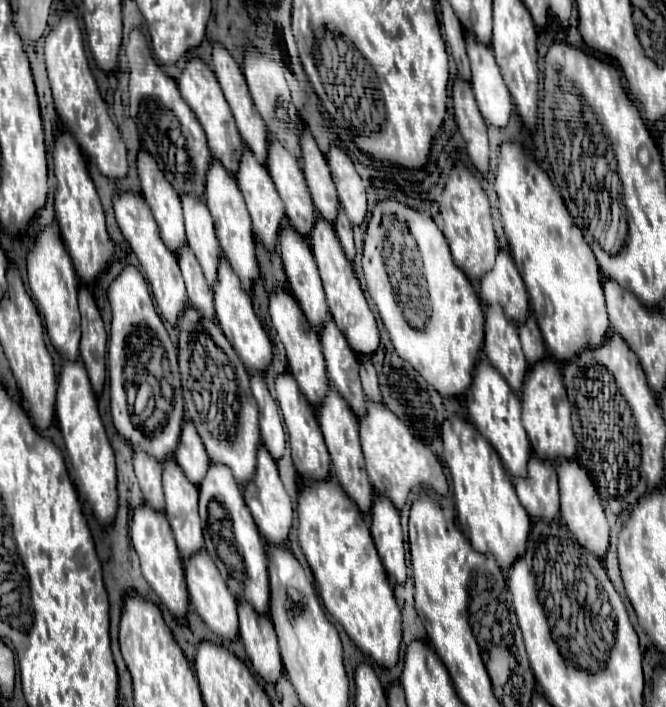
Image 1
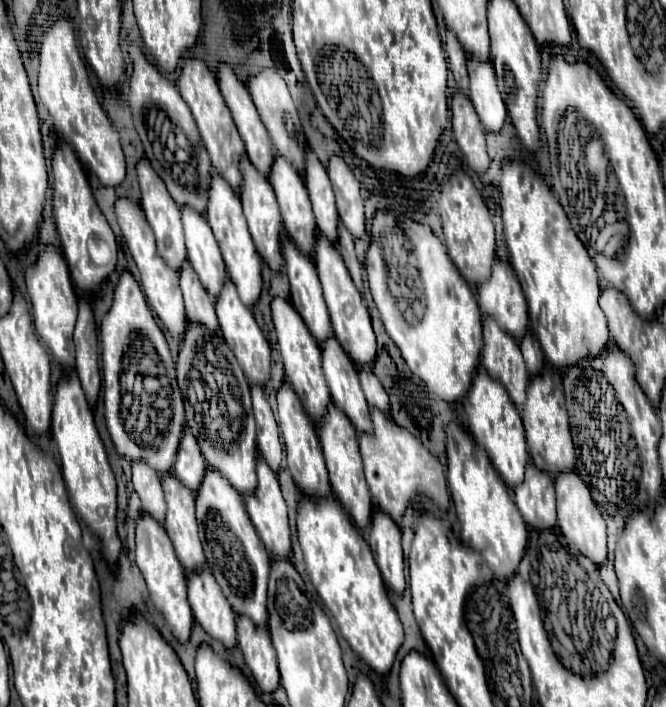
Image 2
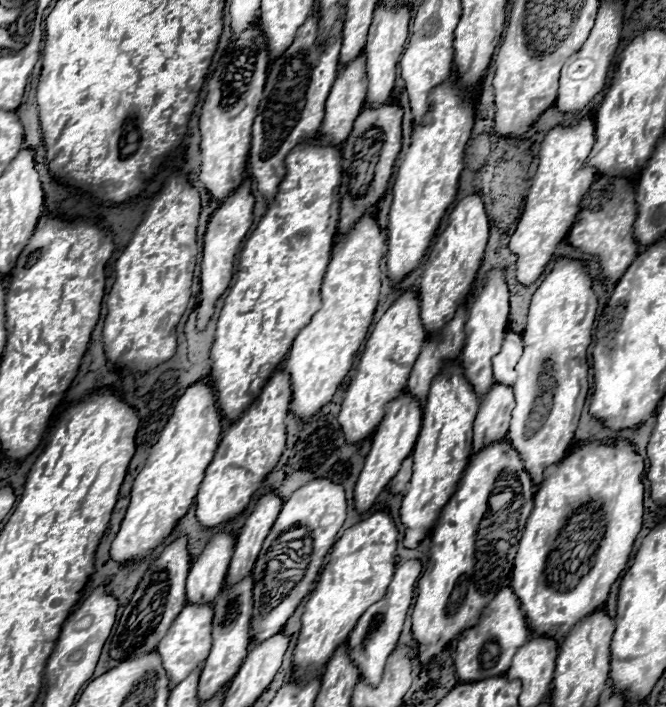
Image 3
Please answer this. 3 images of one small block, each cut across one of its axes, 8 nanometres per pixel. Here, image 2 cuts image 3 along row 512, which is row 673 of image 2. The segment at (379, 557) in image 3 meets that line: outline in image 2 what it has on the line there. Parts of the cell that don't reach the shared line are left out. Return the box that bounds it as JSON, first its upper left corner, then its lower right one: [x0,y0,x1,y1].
[298,498,404,678]

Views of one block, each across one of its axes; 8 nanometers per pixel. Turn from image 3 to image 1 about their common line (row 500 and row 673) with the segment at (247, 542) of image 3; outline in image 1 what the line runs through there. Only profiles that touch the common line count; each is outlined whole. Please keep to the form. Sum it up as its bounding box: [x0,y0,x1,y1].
[238,602,282,684]

